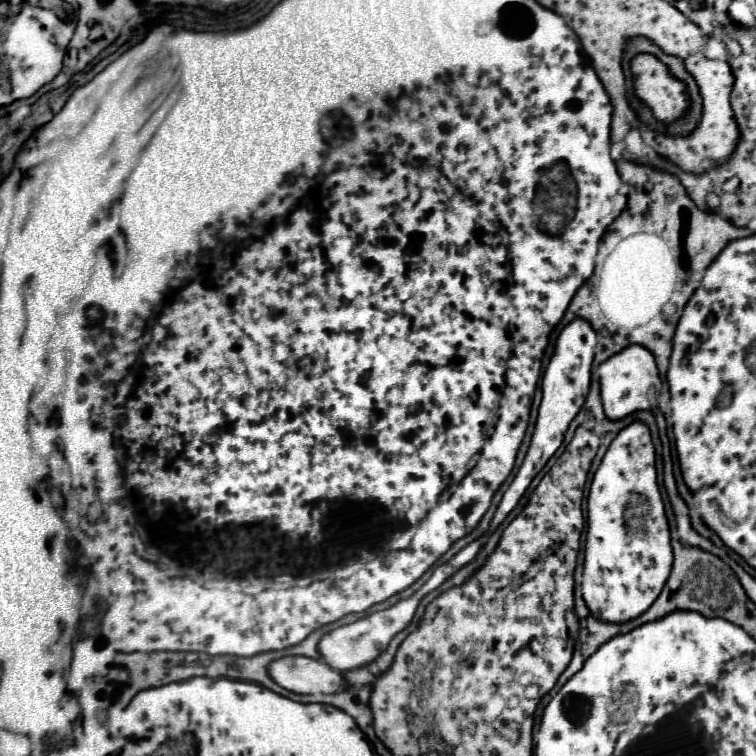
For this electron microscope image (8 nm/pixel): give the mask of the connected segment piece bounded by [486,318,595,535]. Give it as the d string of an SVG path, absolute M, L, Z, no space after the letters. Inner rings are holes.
M577 318L573 320L569 326L563 328L563 332L557 338L557 346L555 346L555 354L543 374L543 400L539 406L539 416L537 416L537 424L535 424L535 432L531 438L531 446L527 450L525 462L521 464L519 472L515 474L513 482L509 484L507 492L503 494L503 500L493 516L491 528L488 528L486 534L492 534L505 518L507 514L517 506L517 502L521 500L521 496L525 494L525 490L529 488L531 480L537 476L537 472L549 462L549 458L559 450L559 446L563 444L565 432L571 424L571 420L577 416L577 412L581 410L587 392L589 392L589 380L591 380L591 364L593 364L593 356L595 356L595 332L589 326L589 322Z

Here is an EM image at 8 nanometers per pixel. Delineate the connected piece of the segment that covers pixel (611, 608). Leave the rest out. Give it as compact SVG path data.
M633 422L611 442L588 495L583 600L601 622L623 624L641 616L661 594L673 564L669 524L655 476L649 428Z

